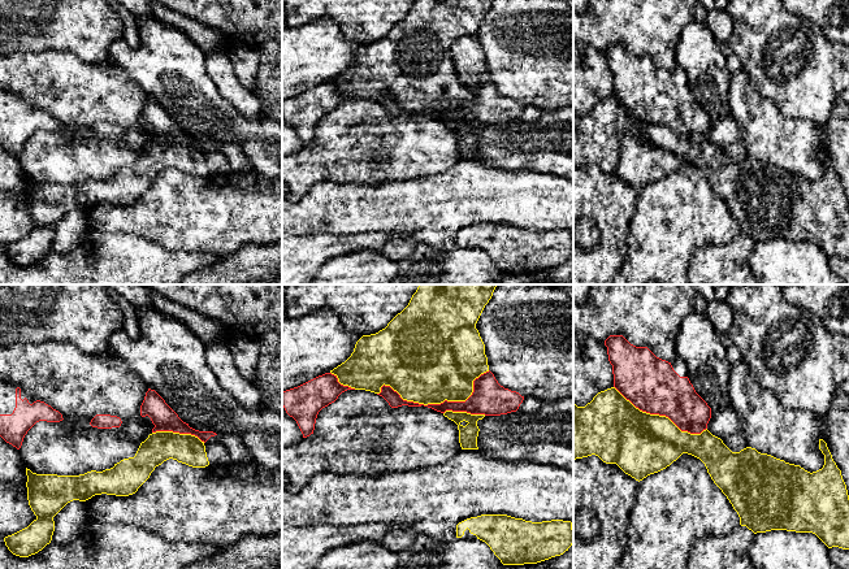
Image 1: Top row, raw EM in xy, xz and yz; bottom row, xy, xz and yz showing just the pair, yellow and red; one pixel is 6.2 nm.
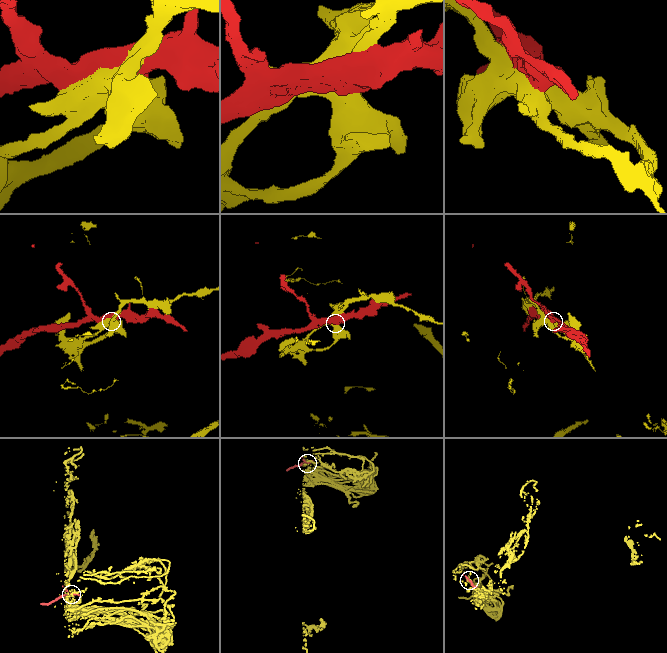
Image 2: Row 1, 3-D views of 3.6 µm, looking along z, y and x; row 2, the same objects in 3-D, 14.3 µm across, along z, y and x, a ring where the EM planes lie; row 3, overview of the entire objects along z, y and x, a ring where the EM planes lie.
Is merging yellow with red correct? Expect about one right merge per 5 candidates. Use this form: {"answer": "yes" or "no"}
{"answer": "no"}

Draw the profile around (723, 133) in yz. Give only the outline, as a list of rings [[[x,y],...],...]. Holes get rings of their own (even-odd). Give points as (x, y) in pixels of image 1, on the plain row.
[[[732,116],[711,121],[707,139],[712,144],[720,147],[732,161],[740,161],[749,156],[744,139],[738,131],[737,122]]]

